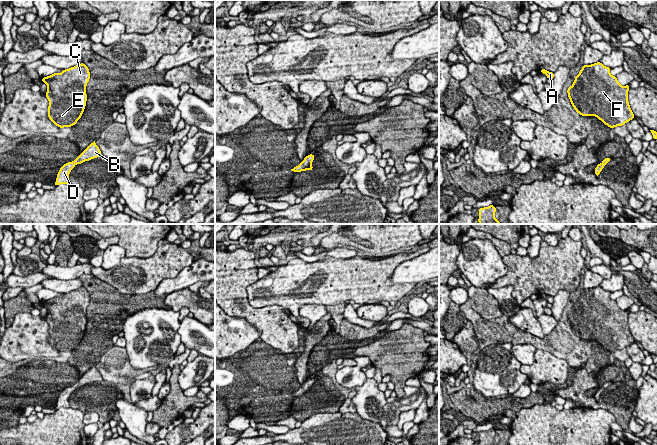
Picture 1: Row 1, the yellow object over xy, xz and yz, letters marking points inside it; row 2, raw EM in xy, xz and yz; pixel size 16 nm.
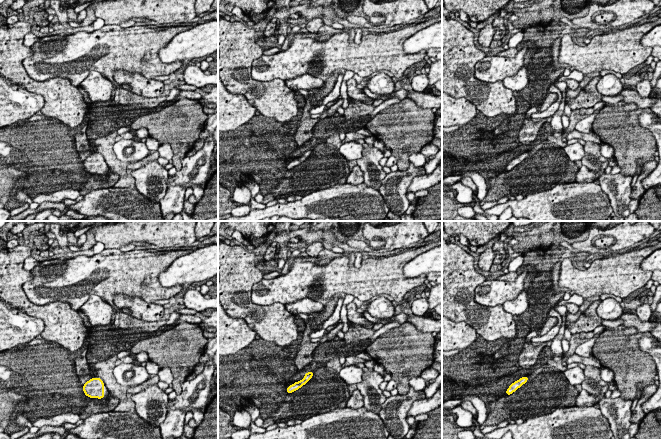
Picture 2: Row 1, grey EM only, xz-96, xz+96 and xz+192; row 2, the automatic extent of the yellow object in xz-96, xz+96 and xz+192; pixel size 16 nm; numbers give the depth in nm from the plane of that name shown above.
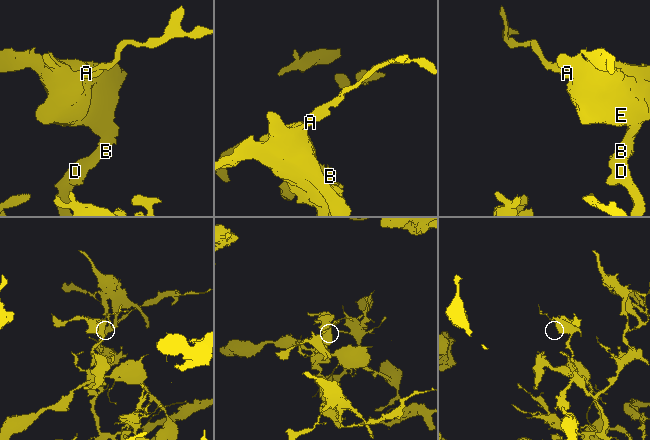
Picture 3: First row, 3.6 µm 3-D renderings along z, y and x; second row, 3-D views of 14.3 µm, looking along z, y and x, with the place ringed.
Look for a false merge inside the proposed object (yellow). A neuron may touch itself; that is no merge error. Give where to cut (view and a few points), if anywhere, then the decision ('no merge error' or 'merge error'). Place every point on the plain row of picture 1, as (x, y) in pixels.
no cut; no merge error

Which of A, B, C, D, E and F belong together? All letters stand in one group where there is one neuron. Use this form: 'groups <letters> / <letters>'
groups A B C D E F

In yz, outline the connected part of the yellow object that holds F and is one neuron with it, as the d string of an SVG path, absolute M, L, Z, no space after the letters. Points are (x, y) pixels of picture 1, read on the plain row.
M601 286L583 289L566 315L581 340L595 340L610 352L634 343L628 326L629 309L622 310Z

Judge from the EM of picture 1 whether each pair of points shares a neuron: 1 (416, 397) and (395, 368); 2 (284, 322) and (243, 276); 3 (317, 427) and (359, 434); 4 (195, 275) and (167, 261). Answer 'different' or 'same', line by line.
1: different
2: same
3: same
4: different

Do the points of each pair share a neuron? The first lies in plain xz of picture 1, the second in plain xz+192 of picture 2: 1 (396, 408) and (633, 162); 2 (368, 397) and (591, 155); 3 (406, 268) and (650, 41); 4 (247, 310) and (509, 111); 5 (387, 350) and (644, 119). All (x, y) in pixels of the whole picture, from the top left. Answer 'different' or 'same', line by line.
1: different
2: same
3: same
4: same
5: different

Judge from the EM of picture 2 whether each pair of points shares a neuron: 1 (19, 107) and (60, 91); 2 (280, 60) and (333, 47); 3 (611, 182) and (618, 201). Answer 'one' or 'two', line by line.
1: two
2: one
3: one

